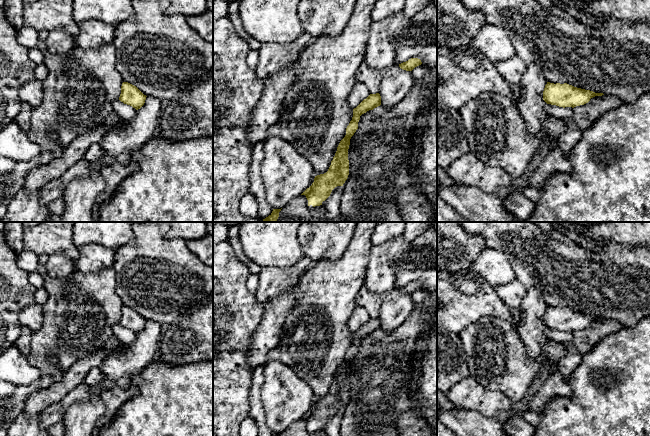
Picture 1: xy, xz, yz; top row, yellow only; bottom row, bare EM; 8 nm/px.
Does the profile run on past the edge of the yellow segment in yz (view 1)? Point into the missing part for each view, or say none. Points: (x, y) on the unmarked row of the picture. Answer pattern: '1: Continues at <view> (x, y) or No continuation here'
1: No continuation here

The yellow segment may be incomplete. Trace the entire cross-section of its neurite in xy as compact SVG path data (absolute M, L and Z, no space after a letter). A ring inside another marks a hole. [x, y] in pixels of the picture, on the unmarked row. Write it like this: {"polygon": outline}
{"polygon": "M128 306L122 307L119 324L124 328L138 334L144 329L146 321L136 310Z"}

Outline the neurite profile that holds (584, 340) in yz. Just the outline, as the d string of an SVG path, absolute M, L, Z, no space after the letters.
M612 319L595 320L584 329L573 332L573 343L580 355L591 351L603 338L618 332L624 326Z

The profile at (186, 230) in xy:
M168 222L168 239L182 238L184 240L202 239L207 235L207 222Z

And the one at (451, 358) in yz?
M437 324L437 390L446 394L467 377L470 373L459 334Z

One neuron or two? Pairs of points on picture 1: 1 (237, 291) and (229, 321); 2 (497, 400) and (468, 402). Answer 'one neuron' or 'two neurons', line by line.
1: one neuron
2: one neuron

